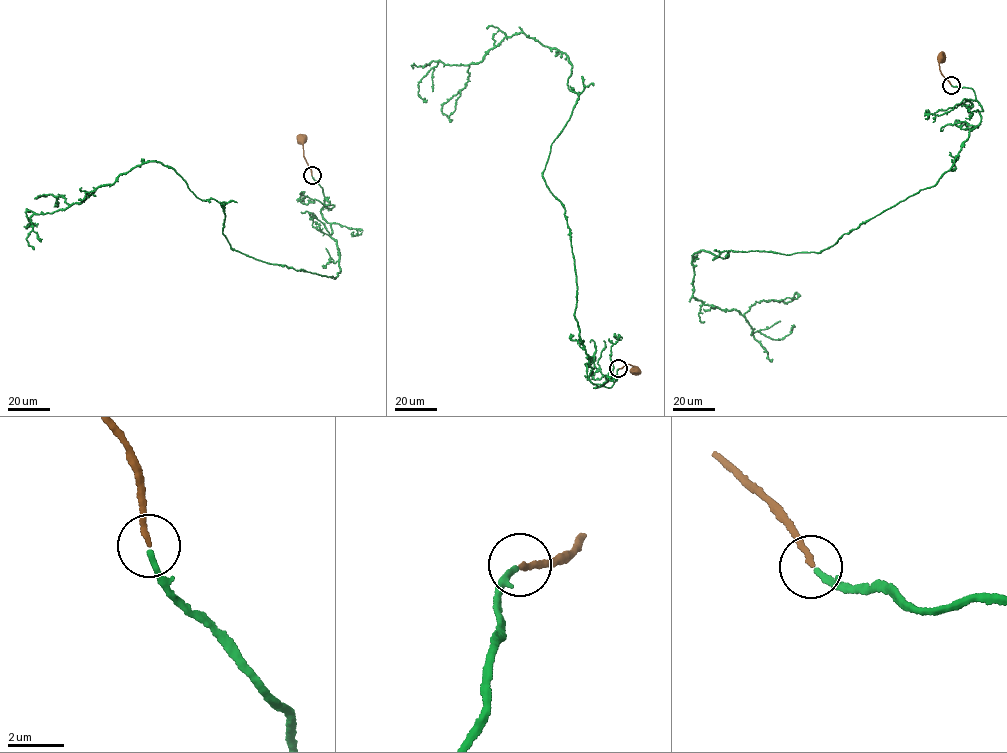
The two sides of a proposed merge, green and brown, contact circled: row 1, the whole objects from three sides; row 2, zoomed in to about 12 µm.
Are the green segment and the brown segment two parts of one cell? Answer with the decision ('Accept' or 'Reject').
Accept

